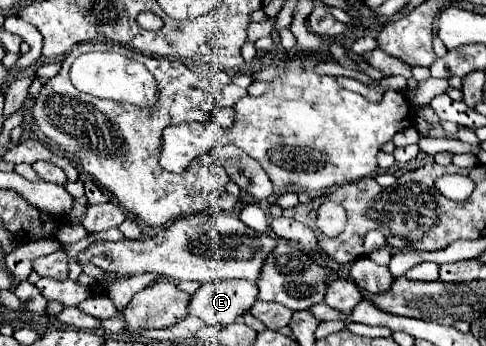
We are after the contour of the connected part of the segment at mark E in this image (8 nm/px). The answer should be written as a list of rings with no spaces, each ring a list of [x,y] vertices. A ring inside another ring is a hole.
[[[248,280],[202,284],[192,296],[190,314],[210,326],[228,326],[254,306],[256,296],[258,286]]]

